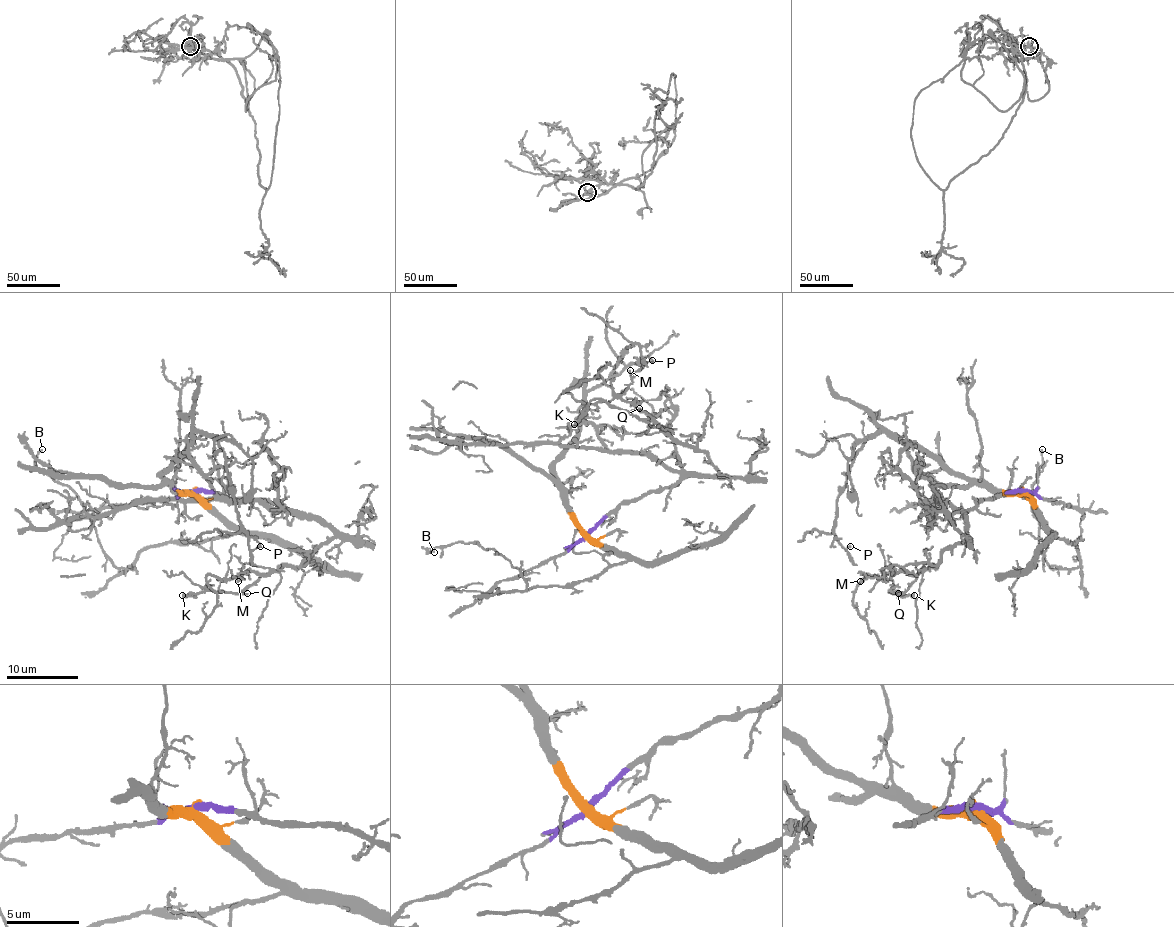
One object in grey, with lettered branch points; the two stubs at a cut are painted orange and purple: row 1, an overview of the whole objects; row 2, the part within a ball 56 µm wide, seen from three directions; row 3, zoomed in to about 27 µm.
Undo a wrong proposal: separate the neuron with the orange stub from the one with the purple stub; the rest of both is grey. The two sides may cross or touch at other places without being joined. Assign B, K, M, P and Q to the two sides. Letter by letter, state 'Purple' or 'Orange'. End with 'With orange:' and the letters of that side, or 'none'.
B: Orange
K: Purple
M: Purple
P: Orange
Q: Purple
With orange: B, P

